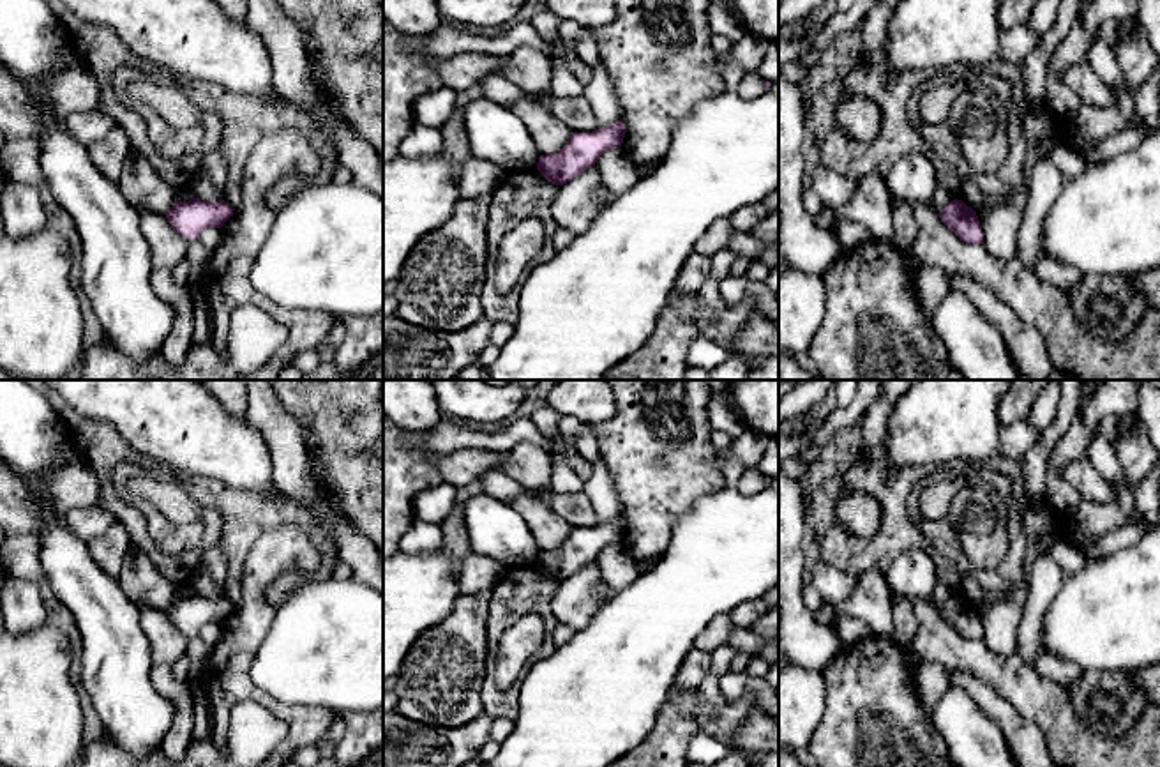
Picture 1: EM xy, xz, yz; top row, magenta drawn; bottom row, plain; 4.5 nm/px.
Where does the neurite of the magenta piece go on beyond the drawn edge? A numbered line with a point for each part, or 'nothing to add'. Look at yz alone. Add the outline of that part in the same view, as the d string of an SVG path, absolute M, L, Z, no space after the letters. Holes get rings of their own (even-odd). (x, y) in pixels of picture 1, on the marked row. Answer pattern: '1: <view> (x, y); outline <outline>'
nothing to add

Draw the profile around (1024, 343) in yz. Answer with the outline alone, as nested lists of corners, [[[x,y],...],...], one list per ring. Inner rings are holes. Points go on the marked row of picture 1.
[[[948,274],[950,290],[966,293],[980,313],[1001,332],[1021,375],[1029,380],[1047,380],[1054,366],[1040,332],[1022,322],[1006,304],[973,279]]]

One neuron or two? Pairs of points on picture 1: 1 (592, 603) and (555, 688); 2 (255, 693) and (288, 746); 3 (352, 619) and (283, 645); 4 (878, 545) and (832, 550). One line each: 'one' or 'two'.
1: two
2: one
3: one
4: one

